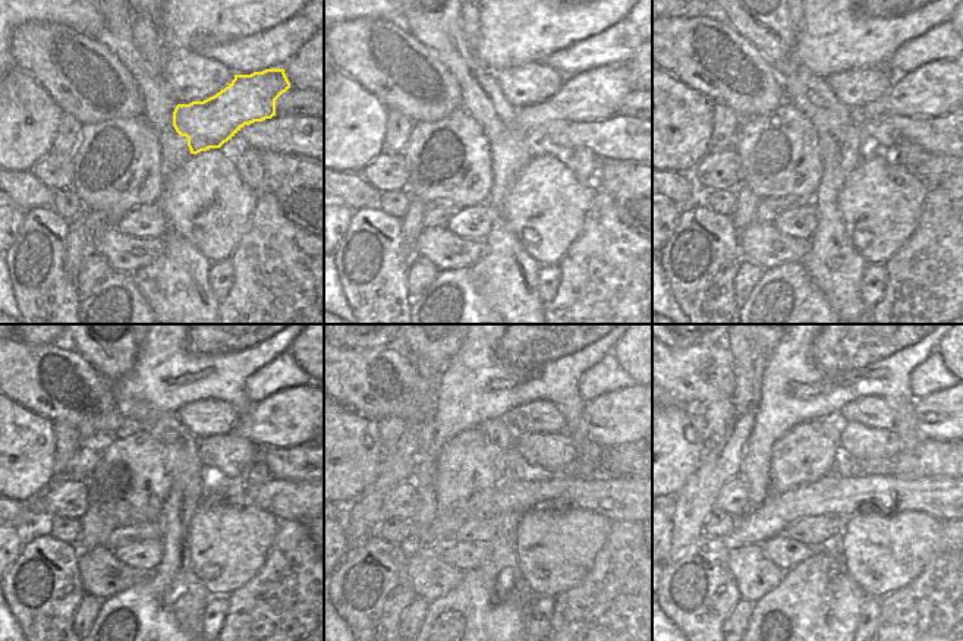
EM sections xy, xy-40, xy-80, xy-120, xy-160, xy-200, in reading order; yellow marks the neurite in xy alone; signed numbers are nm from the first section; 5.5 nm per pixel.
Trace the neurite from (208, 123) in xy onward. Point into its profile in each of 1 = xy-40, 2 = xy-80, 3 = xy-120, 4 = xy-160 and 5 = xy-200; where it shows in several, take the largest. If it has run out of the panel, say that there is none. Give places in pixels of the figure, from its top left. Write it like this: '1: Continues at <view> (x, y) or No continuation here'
1: Continues at xy-40 (589, 96)
2: Continues at xy-80 (934, 90)
3: Continues at xy-120 (290, 417)
4: Continues at xy-160 (622, 417)
5: Continues at xy-200 (947, 415).

